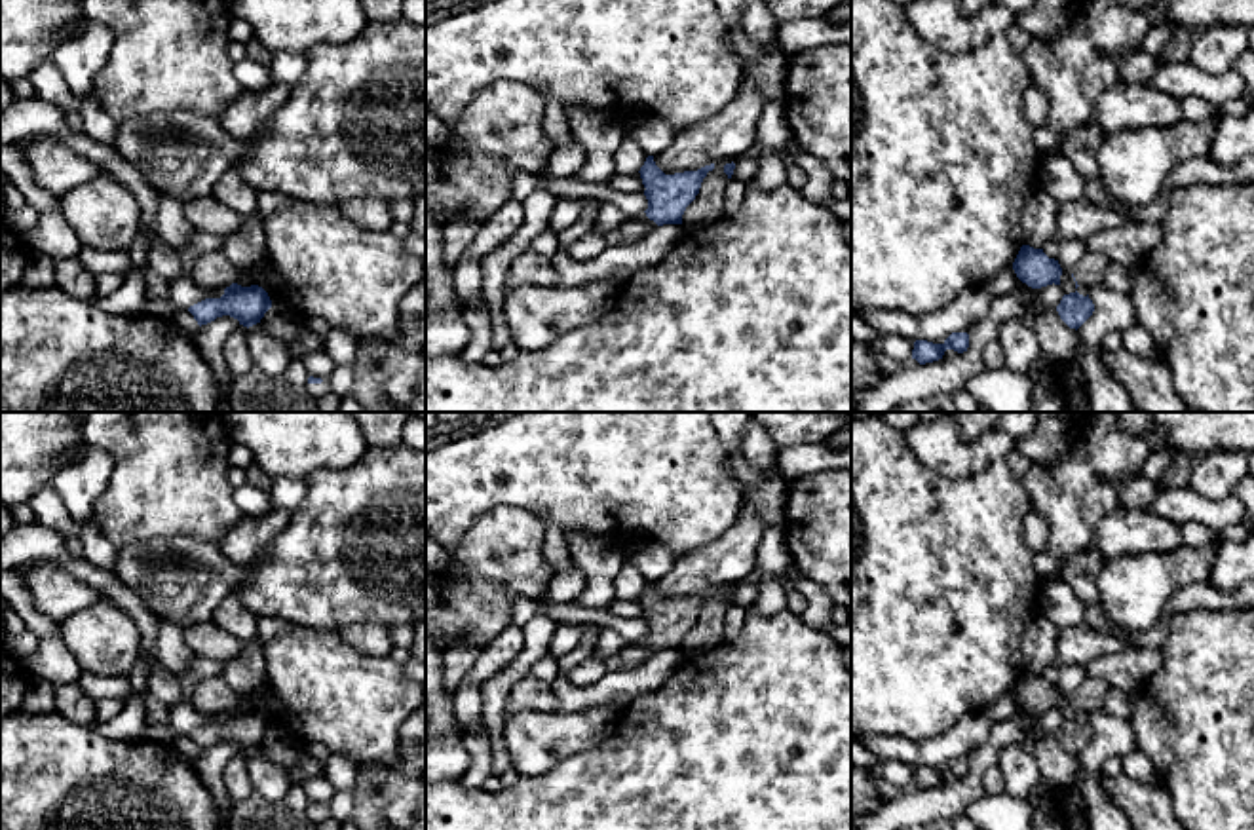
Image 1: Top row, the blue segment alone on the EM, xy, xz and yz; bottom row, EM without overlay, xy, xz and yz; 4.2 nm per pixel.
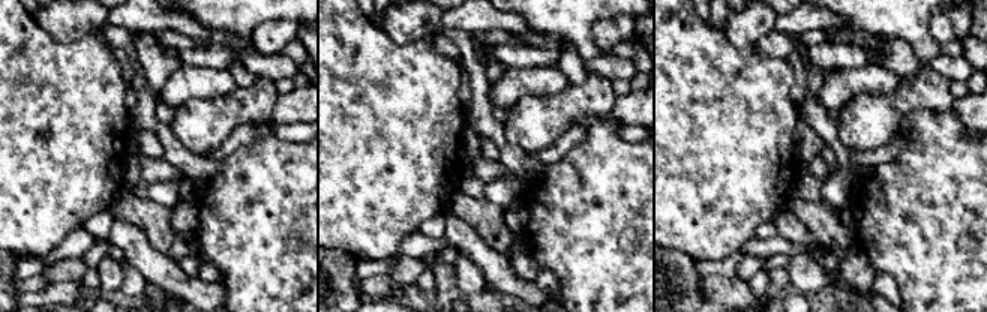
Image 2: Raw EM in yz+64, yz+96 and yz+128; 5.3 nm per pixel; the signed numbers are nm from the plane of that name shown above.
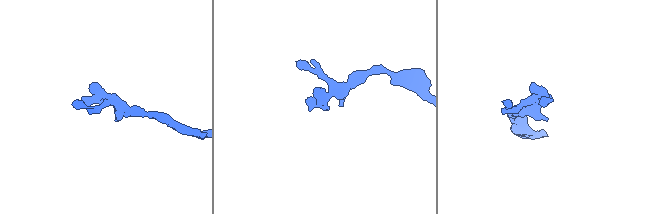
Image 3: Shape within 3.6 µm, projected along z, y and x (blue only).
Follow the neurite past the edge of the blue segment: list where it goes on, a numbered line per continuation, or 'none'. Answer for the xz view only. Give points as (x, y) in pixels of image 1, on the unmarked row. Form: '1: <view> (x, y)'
1: xz (637, 652)

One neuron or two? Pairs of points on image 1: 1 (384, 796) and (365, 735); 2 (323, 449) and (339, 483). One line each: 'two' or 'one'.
1: two
2: two

